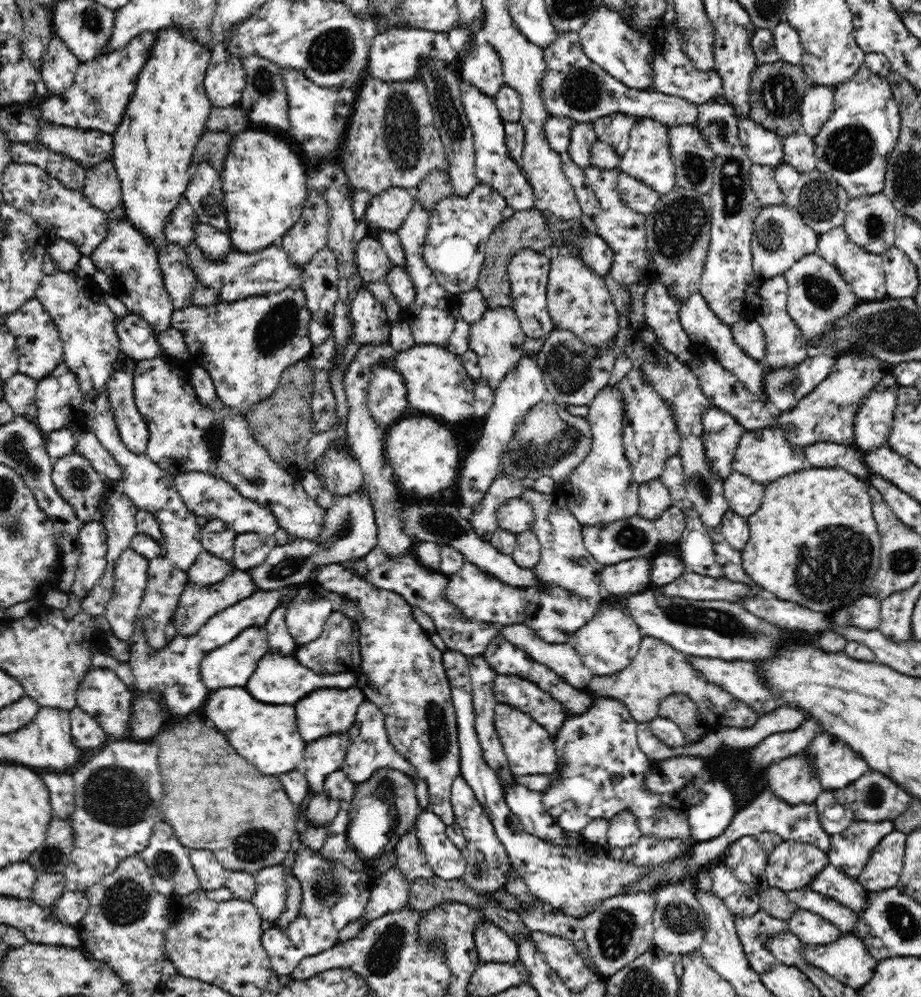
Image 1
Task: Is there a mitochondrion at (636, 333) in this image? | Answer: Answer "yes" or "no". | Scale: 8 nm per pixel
no

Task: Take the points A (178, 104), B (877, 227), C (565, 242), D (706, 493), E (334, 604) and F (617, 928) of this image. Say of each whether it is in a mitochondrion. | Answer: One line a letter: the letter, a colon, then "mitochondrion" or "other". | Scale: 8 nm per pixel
A: other
B: mitochondrion
C: other
D: mitochondrion
E: other
F: mitochondrion

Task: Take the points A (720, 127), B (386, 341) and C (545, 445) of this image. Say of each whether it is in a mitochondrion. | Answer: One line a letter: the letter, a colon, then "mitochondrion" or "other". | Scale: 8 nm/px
A: mitochondrion
B: other
C: mitochondrion

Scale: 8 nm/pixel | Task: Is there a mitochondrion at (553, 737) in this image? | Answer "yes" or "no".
no

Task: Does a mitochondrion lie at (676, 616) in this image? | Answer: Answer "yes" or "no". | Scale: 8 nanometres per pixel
yes

